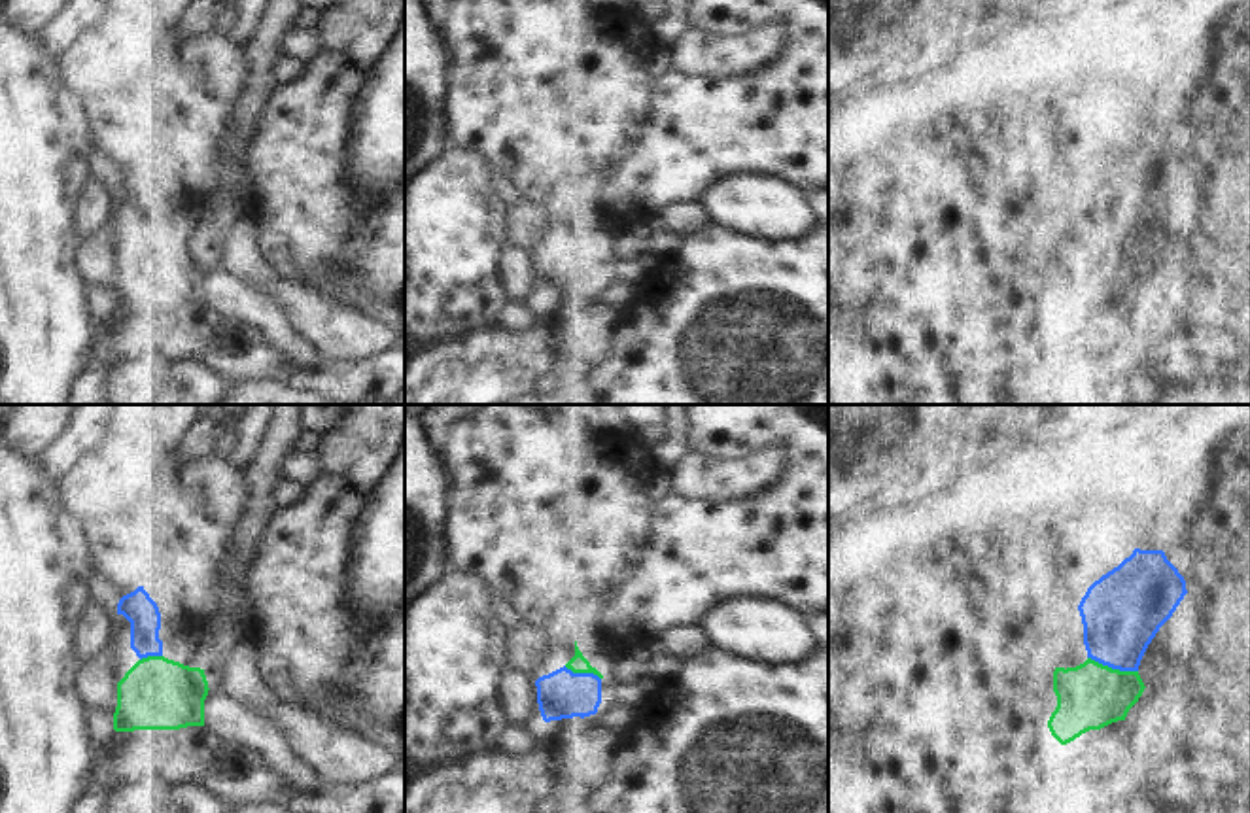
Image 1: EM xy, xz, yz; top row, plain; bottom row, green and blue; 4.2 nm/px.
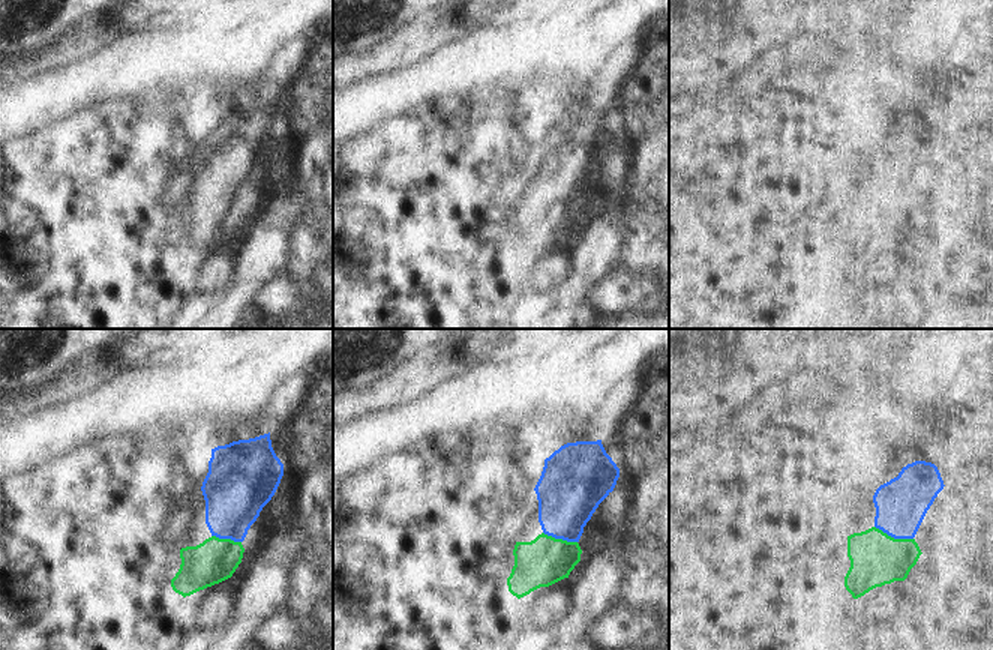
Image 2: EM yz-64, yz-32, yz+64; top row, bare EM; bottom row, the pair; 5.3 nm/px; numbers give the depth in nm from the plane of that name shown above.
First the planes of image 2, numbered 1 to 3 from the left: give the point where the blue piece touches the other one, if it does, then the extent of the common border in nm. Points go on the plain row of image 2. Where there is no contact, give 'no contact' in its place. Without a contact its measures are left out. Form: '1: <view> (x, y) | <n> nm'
1: yz-64 (227, 203) | 170 nm
2: yz-32 (560, 203) | 190 nm
3: yz+64 (893, 201) | 220 nm

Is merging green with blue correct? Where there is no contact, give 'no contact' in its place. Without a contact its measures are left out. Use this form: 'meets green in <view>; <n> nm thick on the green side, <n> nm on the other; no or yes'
meets green in yz; 280 nm thick on the green side, 340 nm on the other; yes

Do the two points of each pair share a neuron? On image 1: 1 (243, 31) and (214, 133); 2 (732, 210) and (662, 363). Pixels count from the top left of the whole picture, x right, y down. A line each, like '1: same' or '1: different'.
1: different
2: different

